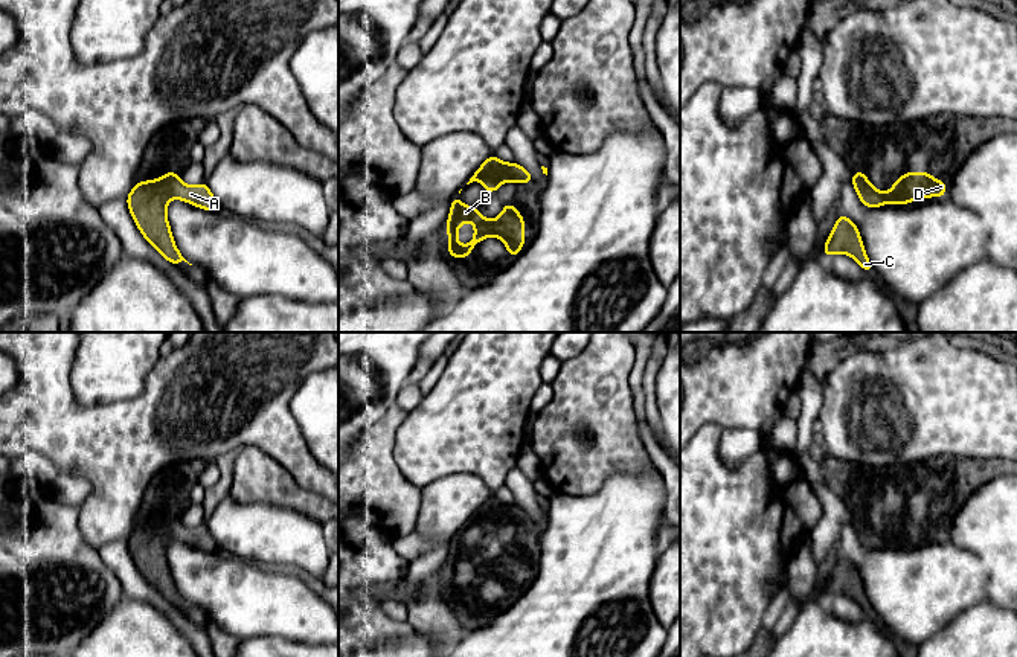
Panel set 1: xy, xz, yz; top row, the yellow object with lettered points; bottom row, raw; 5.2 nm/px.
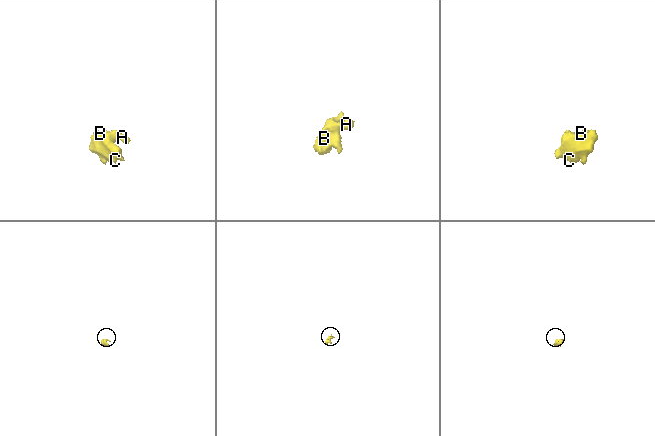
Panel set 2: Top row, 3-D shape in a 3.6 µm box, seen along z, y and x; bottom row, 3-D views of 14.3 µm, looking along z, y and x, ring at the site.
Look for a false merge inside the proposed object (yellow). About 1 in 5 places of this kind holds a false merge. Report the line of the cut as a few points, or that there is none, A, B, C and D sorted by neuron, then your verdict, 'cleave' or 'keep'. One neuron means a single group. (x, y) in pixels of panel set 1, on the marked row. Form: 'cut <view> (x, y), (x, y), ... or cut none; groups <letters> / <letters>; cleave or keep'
cut none; groups A B C D; keep

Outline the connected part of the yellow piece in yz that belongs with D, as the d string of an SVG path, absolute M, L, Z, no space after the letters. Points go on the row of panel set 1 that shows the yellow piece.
M926 171L903 174L887 194L875 189L866 178L865 172L852 172L852 186L858 194L858 200L866 207L883 207L887 204L906 204L933 195L944 197L947 191L945 181L938 181Z

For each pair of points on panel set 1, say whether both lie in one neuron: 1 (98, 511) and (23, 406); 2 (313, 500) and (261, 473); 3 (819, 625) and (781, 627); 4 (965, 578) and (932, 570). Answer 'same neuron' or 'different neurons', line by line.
1: same neuron
2: same neuron
3: different neurons
4: same neuron

